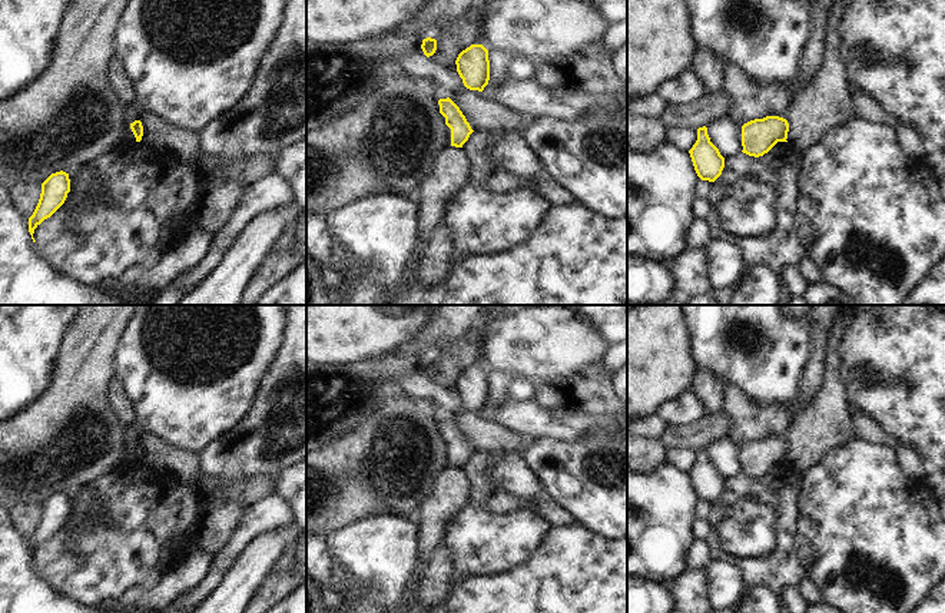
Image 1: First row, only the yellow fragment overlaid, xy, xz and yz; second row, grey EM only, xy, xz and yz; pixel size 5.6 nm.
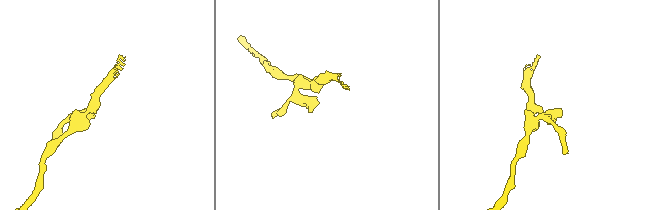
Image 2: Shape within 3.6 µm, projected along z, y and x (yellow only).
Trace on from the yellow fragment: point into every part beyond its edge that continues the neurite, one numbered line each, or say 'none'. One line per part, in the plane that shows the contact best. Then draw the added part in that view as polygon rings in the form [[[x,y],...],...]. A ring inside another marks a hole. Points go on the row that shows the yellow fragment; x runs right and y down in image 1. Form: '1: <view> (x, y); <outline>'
none

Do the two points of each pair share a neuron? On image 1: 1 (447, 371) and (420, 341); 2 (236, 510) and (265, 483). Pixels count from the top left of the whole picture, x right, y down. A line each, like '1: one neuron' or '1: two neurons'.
1: two neurons
2: two neurons

